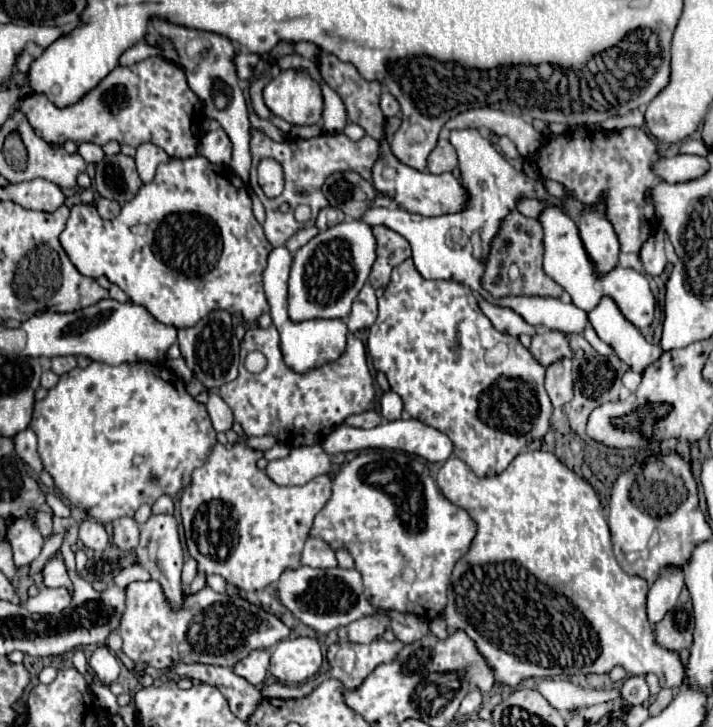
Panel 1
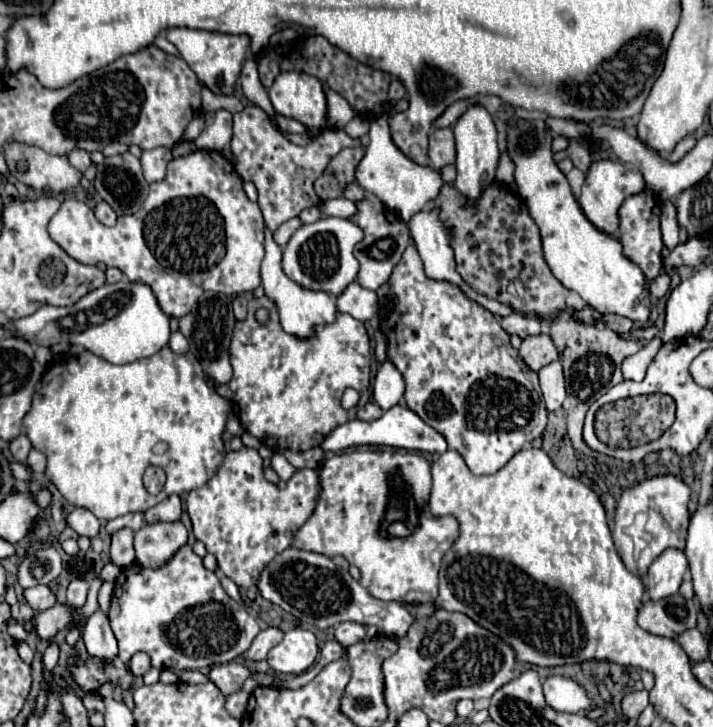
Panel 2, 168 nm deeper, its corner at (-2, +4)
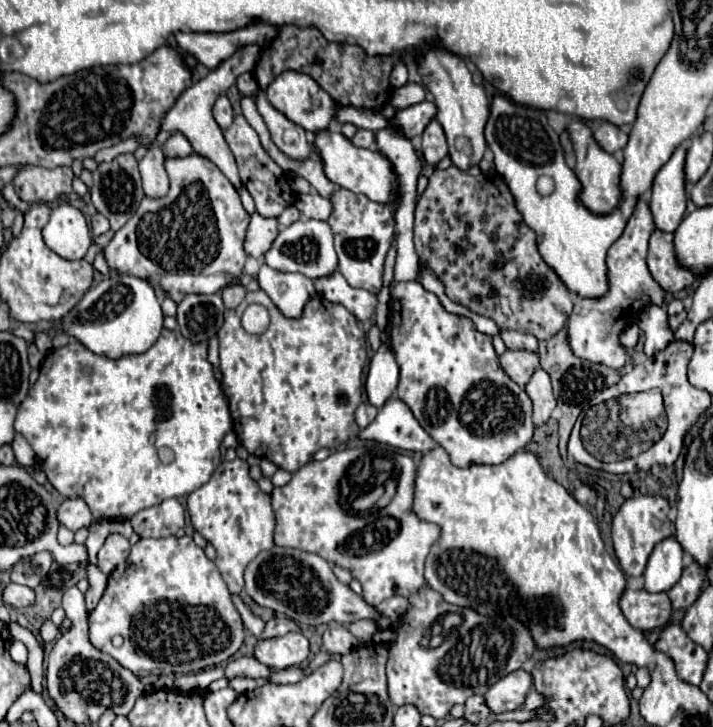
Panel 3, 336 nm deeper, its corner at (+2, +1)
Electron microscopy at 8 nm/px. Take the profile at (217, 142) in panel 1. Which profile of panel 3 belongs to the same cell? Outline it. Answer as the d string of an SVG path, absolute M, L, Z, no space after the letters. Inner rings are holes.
M219 95L219 99L215 101L213 105L213 117L215 121L219 123L221 129L227 129L233 121L233 109L231 109L231 103L227 99L227 95Z

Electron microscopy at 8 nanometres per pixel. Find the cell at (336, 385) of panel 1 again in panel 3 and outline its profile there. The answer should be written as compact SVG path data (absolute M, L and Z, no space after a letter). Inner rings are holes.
M249 291L247 297L235 309L225 309L225 321L219 329L219 371L223 375L221 389L227 397L229 411L233 417L233 429L239 443L257 457L269 459L277 467L295 473L295 469L307 465L313 455L327 447L335 451L345 445L347 439L359 433L359 425L355 423L355 409L361 403L361 375L367 361L365 333L357 325L357 319L339 303L327 301L323 295L311 297L303 307L303 317L289 319L277 309L277 305L267 297L267 293ZM259 303L267 307L271 323L265 333L249 335L241 327L241 315L247 305ZM345 393L347 403L339 403L337 395Z

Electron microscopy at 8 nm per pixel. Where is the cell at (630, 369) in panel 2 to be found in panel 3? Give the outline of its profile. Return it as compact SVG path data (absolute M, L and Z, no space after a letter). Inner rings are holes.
M639 199L633 215L627 221L627 227L623 235L609 247L607 251L607 279L609 279L609 291L607 295L599 299L589 299L589 297L577 297L573 313L569 315L569 345L575 353L575 357L591 361L591 363L601 363L611 369L621 369L625 365L633 365L629 359L625 347L619 341L619 335L623 327L631 323L631 319L637 319L637 313L641 313L643 307L647 305L663 305L665 291L661 285L651 277L645 257L647 257L647 243L651 233L655 231L653 215L649 207Z

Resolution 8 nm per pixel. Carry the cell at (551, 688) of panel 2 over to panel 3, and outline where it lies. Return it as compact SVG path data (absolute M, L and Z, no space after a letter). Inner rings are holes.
M529 691L527 697L525 697L525 701L523 701L523 705L521 705L521 709L533 711L533 709L539 709L541 705L543 705L543 697L539 693L535 693L535 691Z

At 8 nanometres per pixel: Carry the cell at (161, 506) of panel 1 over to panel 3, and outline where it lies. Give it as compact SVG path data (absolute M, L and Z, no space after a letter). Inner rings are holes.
M167 499L155 507L141 509L129 523L139 537L169 537L175 535L185 523L185 509L177 499Z

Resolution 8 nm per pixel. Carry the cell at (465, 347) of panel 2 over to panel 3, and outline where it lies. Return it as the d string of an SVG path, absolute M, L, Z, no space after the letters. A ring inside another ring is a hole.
M419 281L395 283L391 289L391 349L401 369L397 397L407 403L419 425L449 453L457 467L471 463L497 465L523 449L535 431L531 421L531 399L525 389L513 383L499 365L499 357L491 345L491 337L475 331L473 323L465 317L447 313L439 299L425 291Z

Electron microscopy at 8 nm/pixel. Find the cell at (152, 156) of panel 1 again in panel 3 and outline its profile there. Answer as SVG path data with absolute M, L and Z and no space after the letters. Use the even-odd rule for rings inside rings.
M151 147L149 153L139 161L143 191L147 197L163 197L169 189L169 177L165 173L163 161L165 161L165 155L161 147Z

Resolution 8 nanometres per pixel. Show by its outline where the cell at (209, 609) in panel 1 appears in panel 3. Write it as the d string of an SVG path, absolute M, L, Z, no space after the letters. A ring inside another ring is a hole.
M189 535L181 539L141 539L135 543L125 565L117 567L115 573L109 575L107 589L97 607L87 615L87 621L91 643L103 653L109 653L117 663L133 671L137 677L191 673L209 665L219 665L241 647L245 637L241 615L231 601L231 593L227 591L221 573Z

